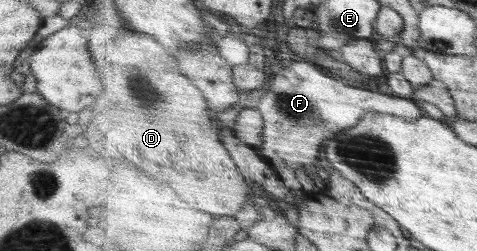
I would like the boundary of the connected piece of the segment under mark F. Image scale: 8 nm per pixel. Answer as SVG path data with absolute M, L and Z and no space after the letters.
M294 61L292 66L276 75L271 89L257 105L266 119L265 143L257 149L275 169L291 166L294 170L312 171L323 143L333 135L357 126L369 114L393 114L411 122L425 116L425 109L413 98L351 87L327 73L317 63Z

